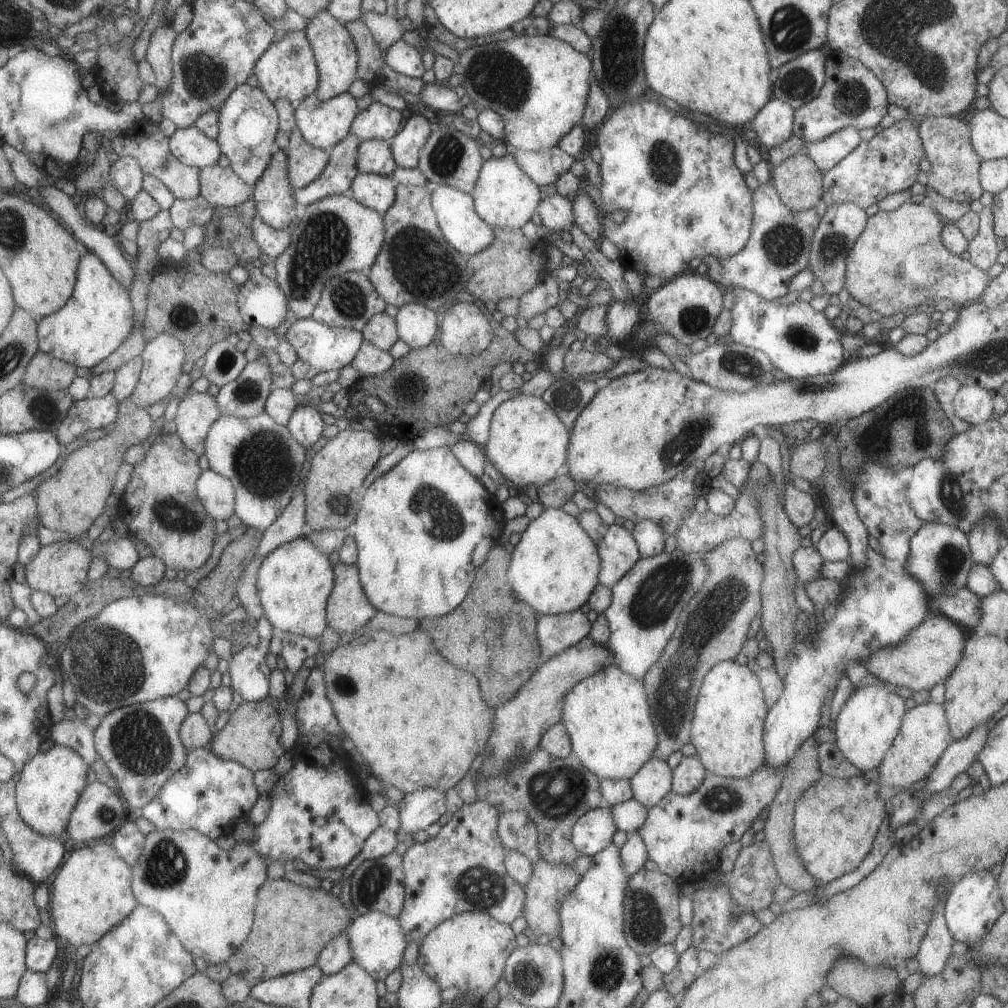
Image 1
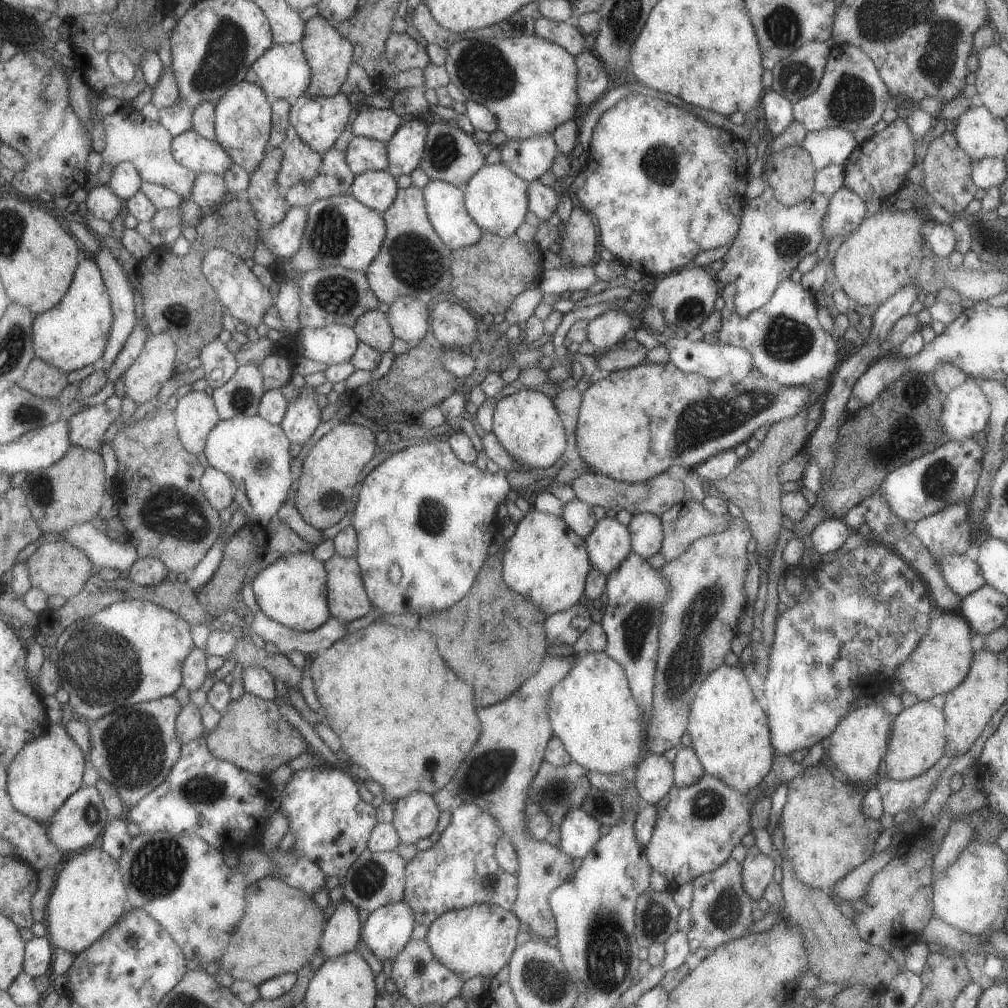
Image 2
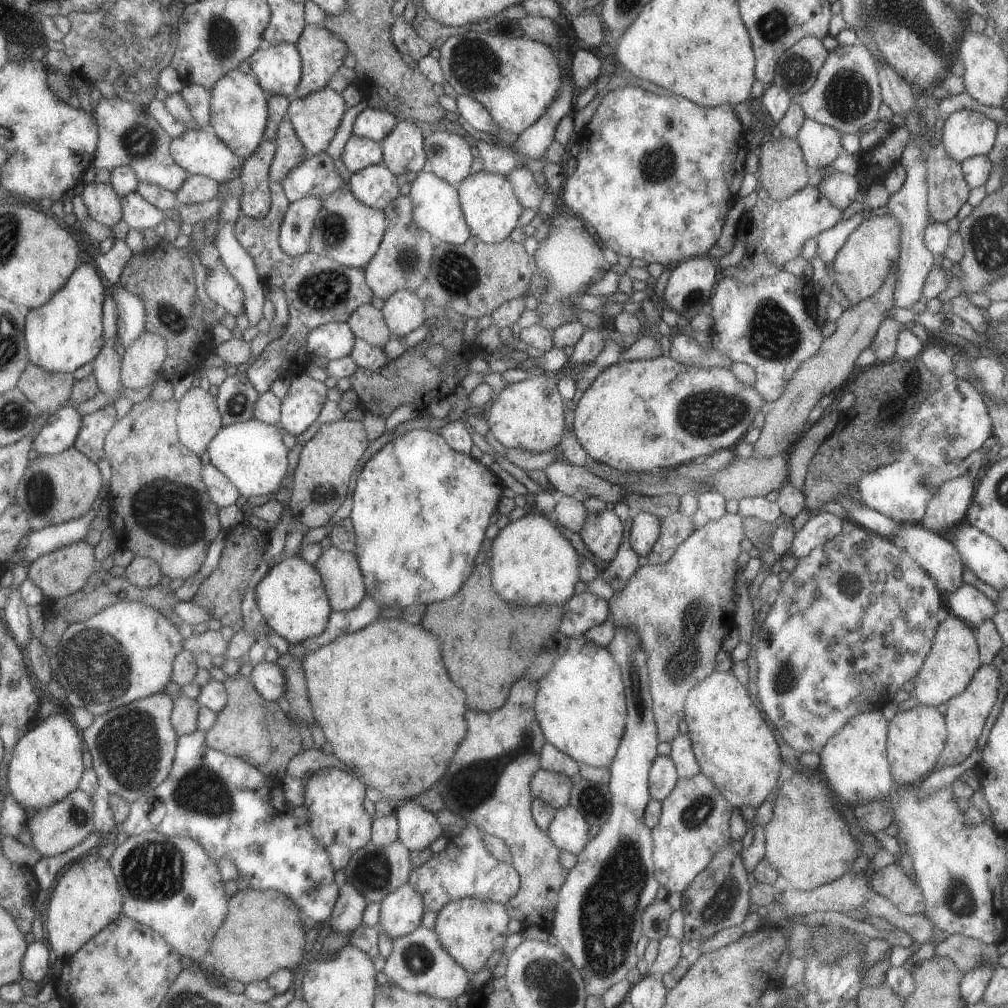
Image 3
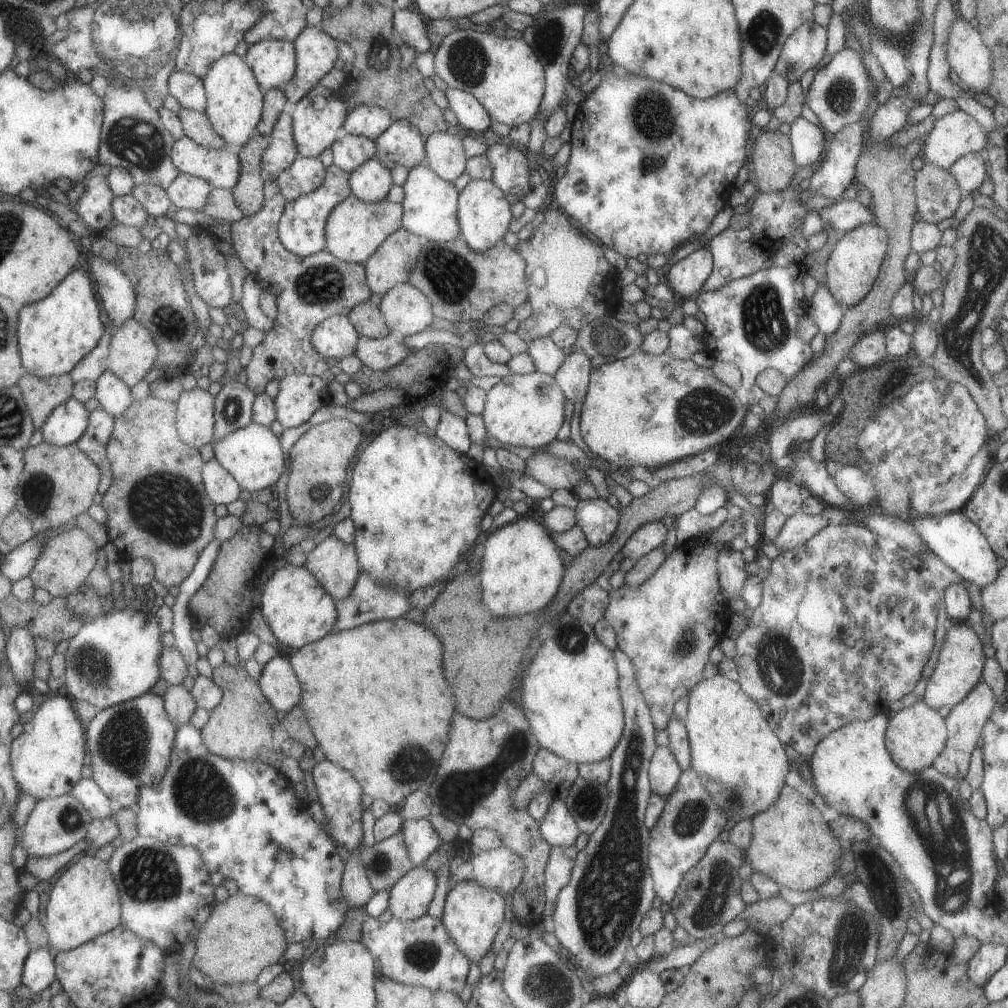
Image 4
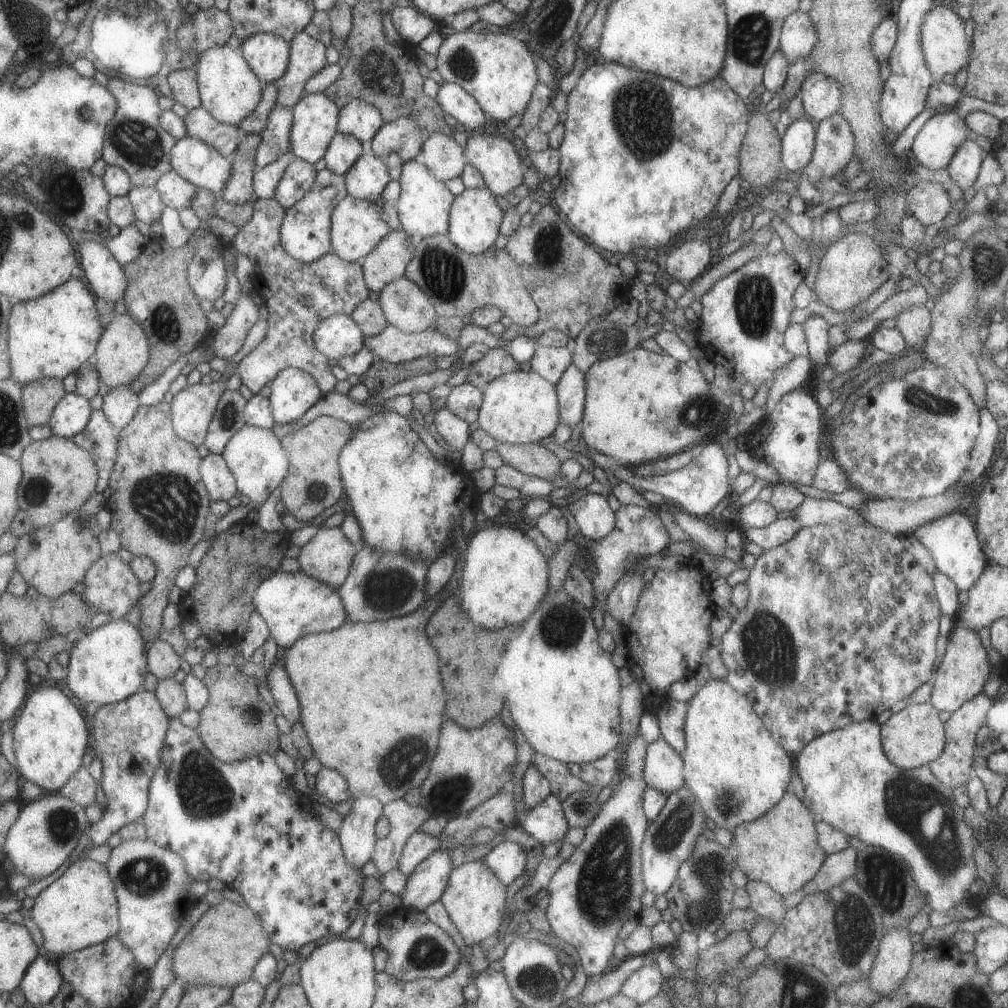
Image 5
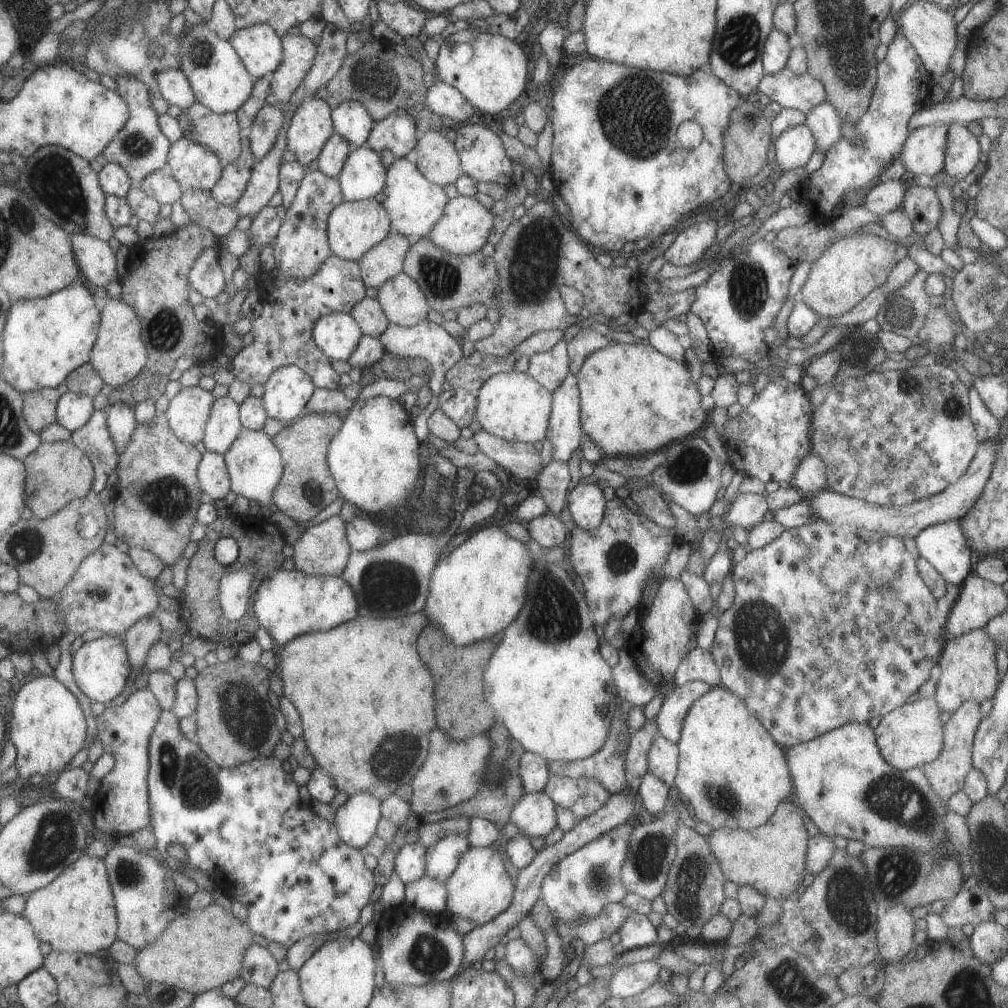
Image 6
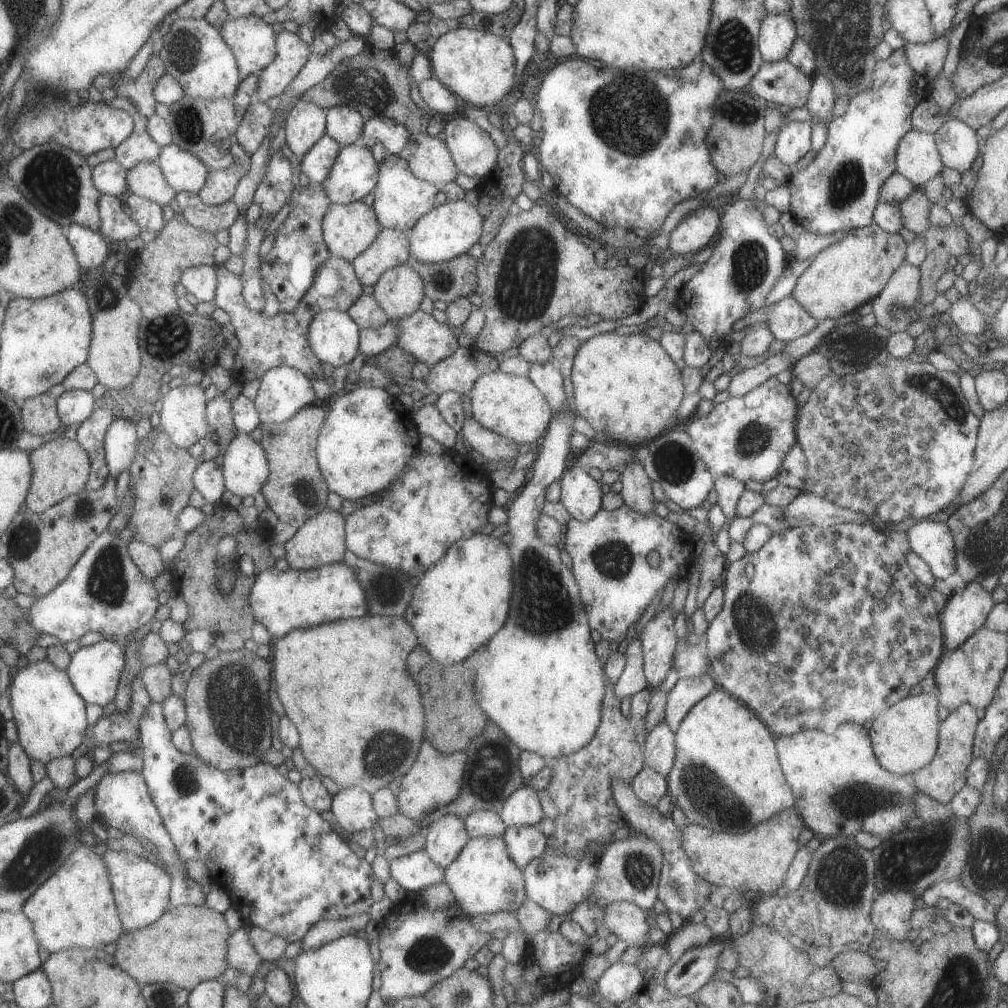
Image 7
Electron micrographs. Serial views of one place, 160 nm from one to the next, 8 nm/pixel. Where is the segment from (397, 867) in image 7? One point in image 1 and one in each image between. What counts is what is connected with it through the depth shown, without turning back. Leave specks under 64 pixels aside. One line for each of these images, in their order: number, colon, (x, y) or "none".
1: (417, 810)
2: (415, 816)
3: (417, 827)
4: (420, 840)
5: (418, 846)
6: (409, 861)

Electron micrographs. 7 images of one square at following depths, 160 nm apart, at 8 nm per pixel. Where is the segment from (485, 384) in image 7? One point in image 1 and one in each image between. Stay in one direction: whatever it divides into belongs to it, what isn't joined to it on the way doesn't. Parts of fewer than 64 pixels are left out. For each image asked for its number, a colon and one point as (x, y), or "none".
1: (526, 443)
2: (526, 424)
3: (527, 415)
4: (527, 410)
5: (516, 407)
6: (512, 406)

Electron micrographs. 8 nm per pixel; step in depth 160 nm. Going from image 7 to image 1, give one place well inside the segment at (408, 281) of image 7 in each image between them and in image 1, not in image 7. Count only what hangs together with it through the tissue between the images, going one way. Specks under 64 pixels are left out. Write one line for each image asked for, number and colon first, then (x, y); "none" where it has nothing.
1: (416, 325)
2: (407, 317)
3: (403, 311)
4: (406, 311)
5: (404, 305)
6: (401, 300)

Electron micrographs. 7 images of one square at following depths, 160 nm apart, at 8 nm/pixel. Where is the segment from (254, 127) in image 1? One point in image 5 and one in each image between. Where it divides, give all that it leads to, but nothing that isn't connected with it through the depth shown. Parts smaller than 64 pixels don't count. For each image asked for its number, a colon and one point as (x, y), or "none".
2: (244, 115)
3: (240, 108)
4: (235, 97)
5: (230, 88)

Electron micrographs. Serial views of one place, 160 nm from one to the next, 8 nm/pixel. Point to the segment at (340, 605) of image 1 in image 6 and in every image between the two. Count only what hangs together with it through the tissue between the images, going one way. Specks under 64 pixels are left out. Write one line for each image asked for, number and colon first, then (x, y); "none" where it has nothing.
2: (347, 600)
3: (343, 581)
4: (334, 564)
5: (327, 556)
6: (321, 549)

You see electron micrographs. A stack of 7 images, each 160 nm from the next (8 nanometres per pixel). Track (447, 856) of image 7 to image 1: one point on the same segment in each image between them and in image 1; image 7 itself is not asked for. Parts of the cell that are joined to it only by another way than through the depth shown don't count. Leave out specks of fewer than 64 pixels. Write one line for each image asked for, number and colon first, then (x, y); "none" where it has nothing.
1: (376, 942)
2: (386, 930)
3: (400, 911)
4: (408, 898)
5: (424, 885)
6: (441, 858)

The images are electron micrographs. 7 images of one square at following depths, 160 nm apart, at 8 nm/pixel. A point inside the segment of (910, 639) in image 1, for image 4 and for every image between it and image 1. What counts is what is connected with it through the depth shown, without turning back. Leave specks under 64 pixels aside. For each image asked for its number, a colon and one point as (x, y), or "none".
2: (940, 661)
3: (953, 657)
4: (960, 660)

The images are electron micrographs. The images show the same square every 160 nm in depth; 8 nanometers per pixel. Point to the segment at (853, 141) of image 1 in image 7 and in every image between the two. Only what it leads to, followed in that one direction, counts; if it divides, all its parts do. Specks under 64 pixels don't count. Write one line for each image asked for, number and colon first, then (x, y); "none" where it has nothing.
2: (831, 146)
3: (819, 143)
4: (808, 144)
5: (796, 146)
6: (793, 147)
7: (793, 140)

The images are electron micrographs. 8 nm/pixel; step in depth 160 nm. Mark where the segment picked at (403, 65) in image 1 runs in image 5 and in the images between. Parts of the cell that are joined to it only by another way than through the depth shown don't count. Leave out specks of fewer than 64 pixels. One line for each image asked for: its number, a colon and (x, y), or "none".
2: (403, 52)
3: (407, 42)
4: (410, 26)
5: (412, 26)

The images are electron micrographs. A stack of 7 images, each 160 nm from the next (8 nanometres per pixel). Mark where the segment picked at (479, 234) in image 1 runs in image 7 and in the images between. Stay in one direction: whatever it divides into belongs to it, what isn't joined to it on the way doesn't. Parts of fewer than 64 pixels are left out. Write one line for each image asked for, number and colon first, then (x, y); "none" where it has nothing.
2: (444, 203)
3: (435, 206)
4: (429, 206)
5: (423, 204)
6: (413, 204)
7: (400, 198)

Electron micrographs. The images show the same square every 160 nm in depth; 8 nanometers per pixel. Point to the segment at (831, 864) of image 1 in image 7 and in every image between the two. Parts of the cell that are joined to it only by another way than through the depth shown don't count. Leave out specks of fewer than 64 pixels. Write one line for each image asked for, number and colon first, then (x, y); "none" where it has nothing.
2: (825, 834)
3: (807, 841)
4: (792, 844)
5: (779, 848)
6: (770, 858)
7: (756, 861)

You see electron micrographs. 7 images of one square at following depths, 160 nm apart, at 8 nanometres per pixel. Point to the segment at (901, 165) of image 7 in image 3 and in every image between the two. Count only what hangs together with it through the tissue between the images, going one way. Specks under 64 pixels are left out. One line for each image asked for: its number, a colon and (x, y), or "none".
3: (965, 133)
4: (955, 134)
5: (936, 141)
6: (922, 153)

